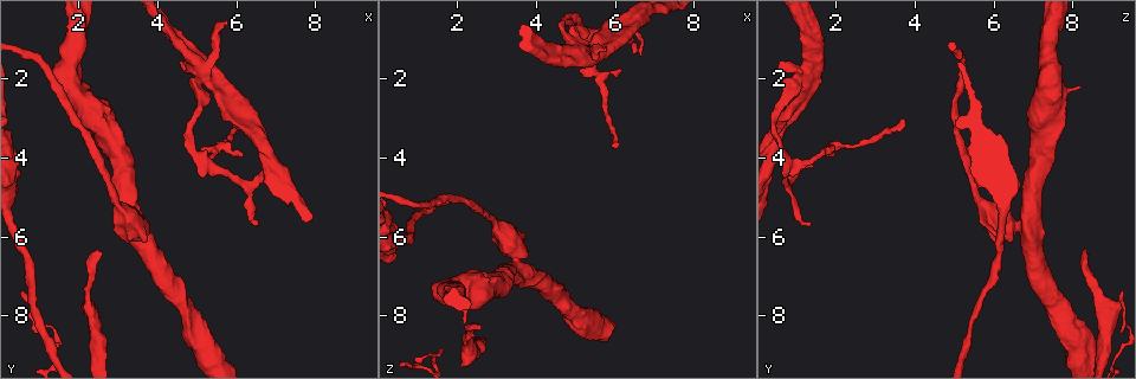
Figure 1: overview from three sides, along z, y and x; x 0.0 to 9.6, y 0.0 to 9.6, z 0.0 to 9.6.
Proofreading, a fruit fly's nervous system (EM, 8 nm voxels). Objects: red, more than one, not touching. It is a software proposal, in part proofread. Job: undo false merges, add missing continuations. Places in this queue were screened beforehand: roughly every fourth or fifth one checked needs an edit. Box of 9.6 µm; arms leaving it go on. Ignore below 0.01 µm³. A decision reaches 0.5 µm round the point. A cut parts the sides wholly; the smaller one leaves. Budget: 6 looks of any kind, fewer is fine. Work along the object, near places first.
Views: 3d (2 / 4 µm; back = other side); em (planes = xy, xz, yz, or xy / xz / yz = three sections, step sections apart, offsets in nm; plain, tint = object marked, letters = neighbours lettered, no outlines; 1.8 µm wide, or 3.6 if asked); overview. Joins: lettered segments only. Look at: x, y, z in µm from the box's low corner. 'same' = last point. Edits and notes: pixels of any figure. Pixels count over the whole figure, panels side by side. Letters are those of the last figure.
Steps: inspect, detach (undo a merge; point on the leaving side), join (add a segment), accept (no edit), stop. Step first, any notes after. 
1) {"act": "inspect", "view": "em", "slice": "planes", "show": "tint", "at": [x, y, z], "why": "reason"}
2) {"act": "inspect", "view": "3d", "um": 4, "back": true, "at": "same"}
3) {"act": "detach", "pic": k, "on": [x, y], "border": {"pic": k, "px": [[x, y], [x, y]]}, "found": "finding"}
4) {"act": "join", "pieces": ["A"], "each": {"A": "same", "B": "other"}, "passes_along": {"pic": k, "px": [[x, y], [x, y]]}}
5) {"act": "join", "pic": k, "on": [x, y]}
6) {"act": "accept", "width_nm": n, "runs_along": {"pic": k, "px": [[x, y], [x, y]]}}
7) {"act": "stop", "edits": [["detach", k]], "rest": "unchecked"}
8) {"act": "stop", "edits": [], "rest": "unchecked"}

{"act": "inspect", "view": "3d", "um": 4, "at": [6.10, 2.60, 1.05], "why": "two arms in line, one across"}

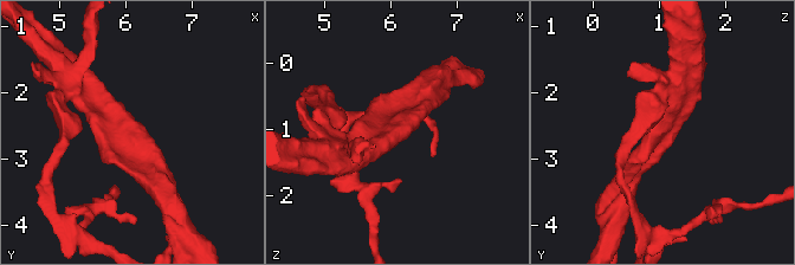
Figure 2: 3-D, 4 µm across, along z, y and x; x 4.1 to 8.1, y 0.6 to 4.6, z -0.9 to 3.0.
{"act": "inspect", "view": "em", "slice": "planes", "show": "letters", "at": [6.05, 2.60, 1.00], "why": "now the EM"}

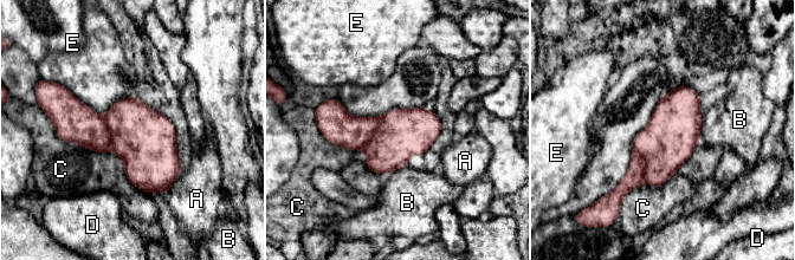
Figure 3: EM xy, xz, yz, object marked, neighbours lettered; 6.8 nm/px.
{"act": "accept", "width_nm": 360, "each": {"A": "other", "B": "other", "C": "other", "D": "other", "E": "other"}, "border": {"pic": 3, "px": [[664, 93], [608, 193]]}, "found": "continuous, no second neuron"}

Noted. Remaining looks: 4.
{"act": "inspect", "view": "3d", "um": 4, "back": true, "at": [5.25, 4.10, 0.85], "why": "abrupt turn"}

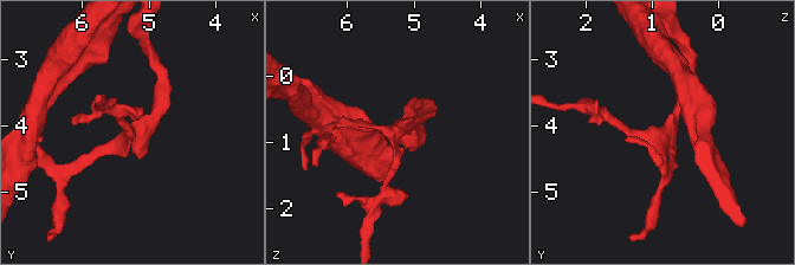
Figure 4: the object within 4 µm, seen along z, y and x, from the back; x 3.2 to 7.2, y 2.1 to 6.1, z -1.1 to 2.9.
{"act": "inspect", "view": "em", "slice": "planes", "show": "letters", "at": [5.25, 4.05, 0.85], "arms": 3, "why": "need the tissue"}

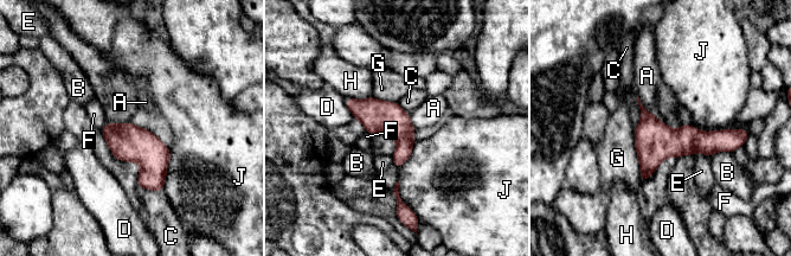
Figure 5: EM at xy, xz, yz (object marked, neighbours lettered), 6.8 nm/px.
{"act": "accept", "each": {"A": "other", "B": "other", "C": "other", "D": "other", "E": "other", "F": "other", "G": "other", "H": "other", "J": "other"}, "found": "all the same neuron"}

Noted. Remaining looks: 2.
{"act": "inspect", "view": "em", "slice": "planes", "show": "letters", "at": [5.90, 3.05, 3.65], "why": "thin end"}

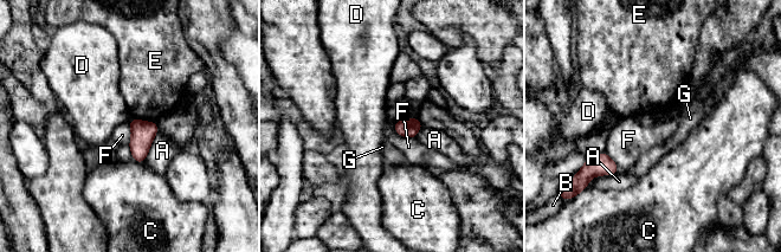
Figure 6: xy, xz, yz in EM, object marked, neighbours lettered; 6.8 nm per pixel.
{"act": "accept", "longest_contact_nm": ["A", 220], "each": {"A": "other", "B": "other", "C": "other", "D": "other", "E": "other", "F": "other", "G": "other"}, "border": {"pic": 6, "px": [[393, 122], [398, 134], [414, 139]]}, "found": "no lettered segment goes on from it"}

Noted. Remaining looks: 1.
{"act": "stop", "edits": [], "rest": "unchecked"}

